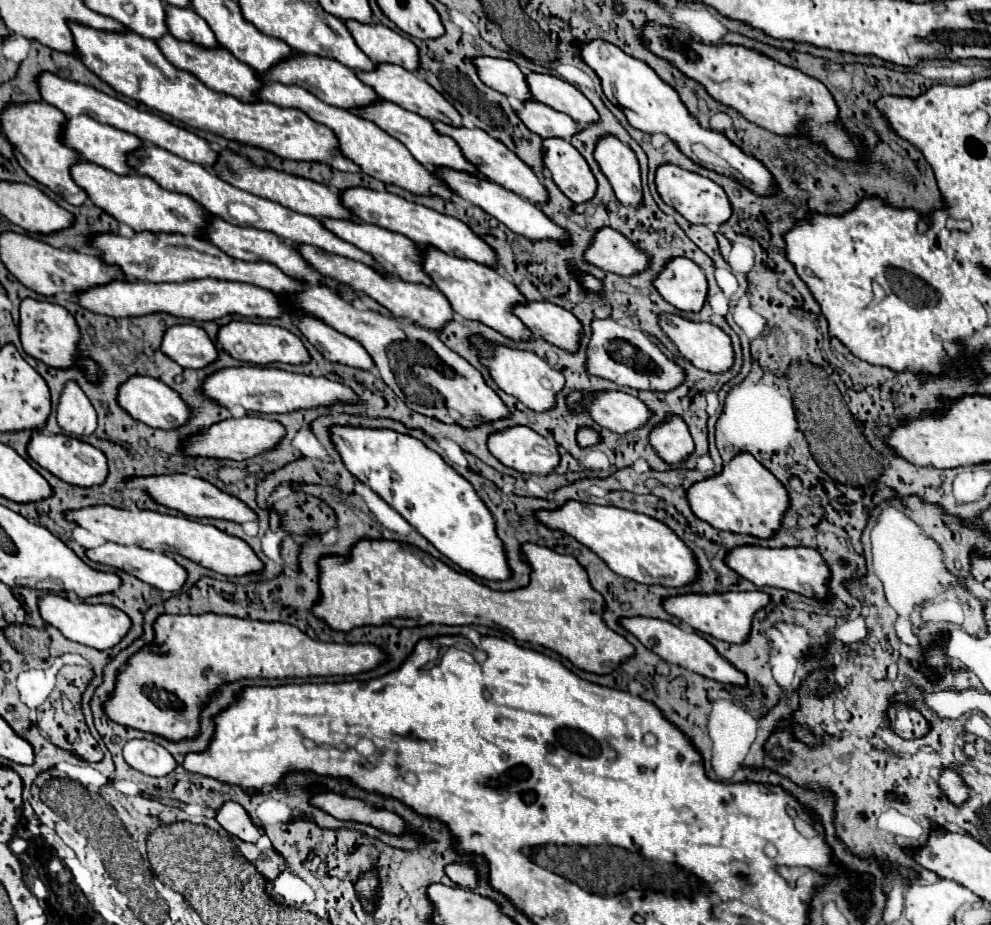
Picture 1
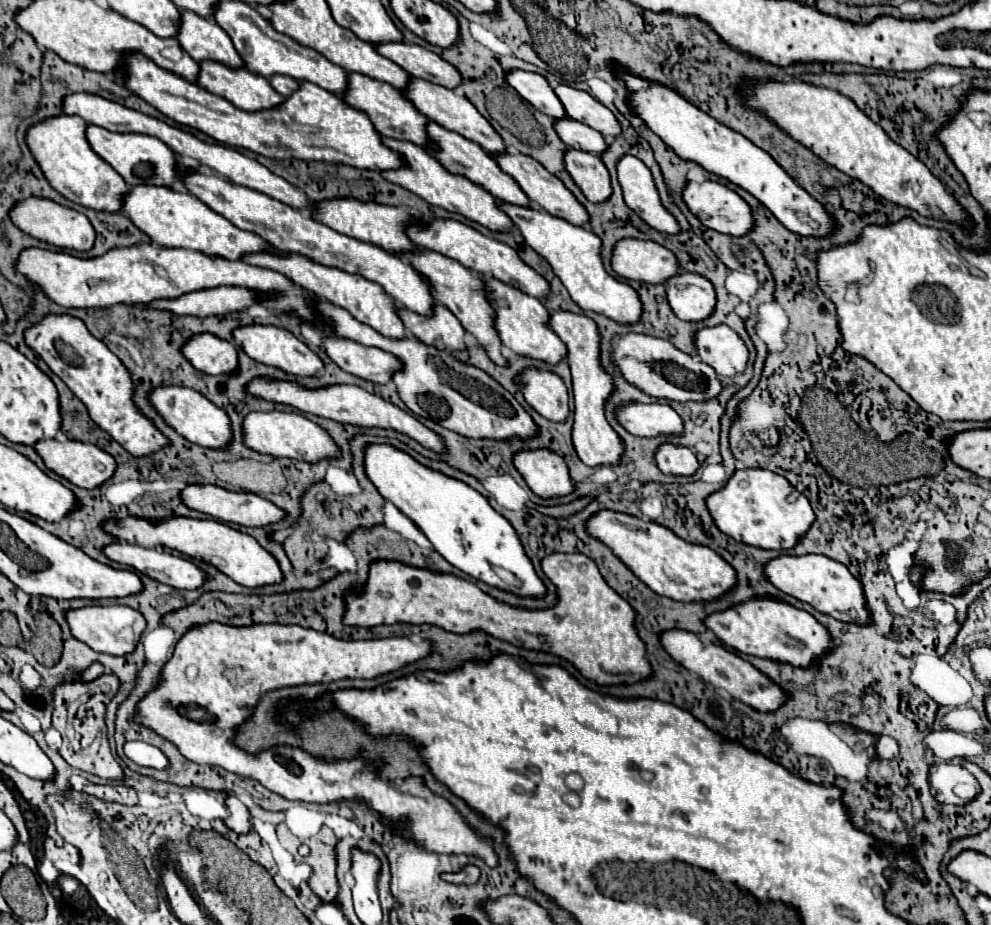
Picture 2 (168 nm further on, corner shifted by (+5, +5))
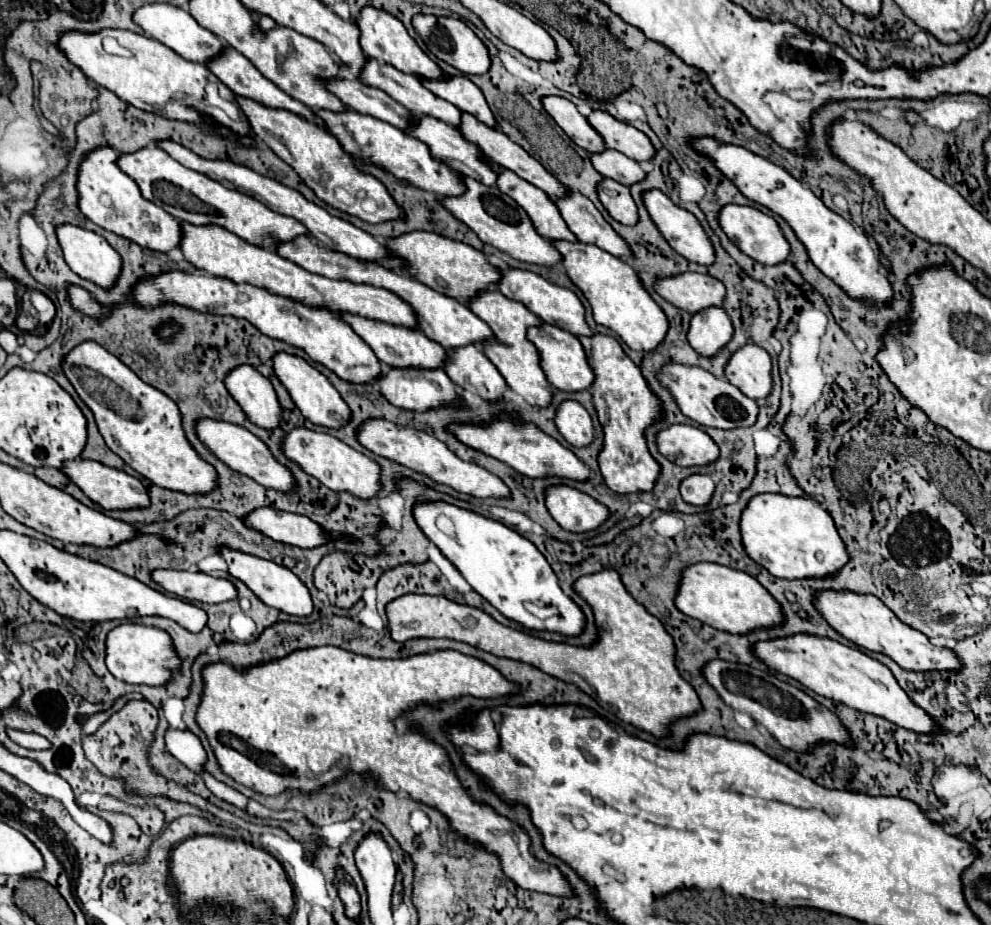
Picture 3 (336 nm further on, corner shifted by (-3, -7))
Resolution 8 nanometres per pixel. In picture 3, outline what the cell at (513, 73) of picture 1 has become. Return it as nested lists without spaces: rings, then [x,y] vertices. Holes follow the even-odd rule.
[[[545,97],[543,99],[545,111],[555,119],[555,123],[587,153],[601,153],[605,151],[603,137],[589,125],[587,117],[583,117],[577,107],[563,99],[563,97]]]

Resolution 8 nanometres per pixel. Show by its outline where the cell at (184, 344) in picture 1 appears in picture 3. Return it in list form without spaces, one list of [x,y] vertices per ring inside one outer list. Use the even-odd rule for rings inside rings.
[[[247,365],[237,367],[235,371],[231,371],[231,375],[227,375],[225,385],[251,423],[267,431],[281,425],[283,411],[277,393],[271,381],[259,371]]]

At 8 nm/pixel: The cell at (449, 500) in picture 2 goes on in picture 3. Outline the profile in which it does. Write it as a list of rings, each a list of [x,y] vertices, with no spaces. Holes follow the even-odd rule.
[[[449,503],[415,505],[415,519],[431,543],[435,543],[439,551],[459,569],[465,581],[507,619],[527,629],[559,633],[565,637],[579,637],[585,631],[587,621],[583,611],[569,595],[565,595],[551,565],[529,539],[511,531],[503,523],[485,519]],[[523,603],[555,607],[557,613],[553,617],[539,619],[531,615]]]

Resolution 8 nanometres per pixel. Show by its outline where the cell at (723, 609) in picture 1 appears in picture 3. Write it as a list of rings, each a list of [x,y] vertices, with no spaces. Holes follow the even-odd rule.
[[[793,635],[787,639],[759,641],[755,645],[755,655],[767,667],[793,677],[795,681],[803,683],[817,695],[829,697],[863,713],[879,715],[913,733],[921,735],[943,733],[943,729],[933,721],[933,717],[929,717],[923,707],[915,705],[909,699],[909,695],[899,687],[889,667],[885,667],[883,663],[865,655],[859,649],[851,649],[831,639],[815,639],[815,635]]]

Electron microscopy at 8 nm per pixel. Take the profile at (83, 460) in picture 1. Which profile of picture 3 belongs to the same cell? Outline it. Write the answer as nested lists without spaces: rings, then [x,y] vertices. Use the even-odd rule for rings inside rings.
[[[75,459],[71,463],[65,463],[63,471],[93,503],[101,505],[105,511],[113,511],[113,509],[119,509],[119,511],[145,509],[151,503],[145,485],[137,477],[127,475],[125,471],[119,471],[119,469],[113,469],[113,467],[103,467],[103,463],[85,461],[85,459]]]

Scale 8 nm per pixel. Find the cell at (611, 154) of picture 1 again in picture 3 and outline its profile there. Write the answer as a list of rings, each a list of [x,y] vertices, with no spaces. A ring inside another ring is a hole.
[[[647,191],[647,195],[643,195],[643,201],[645,201],[645,207],[647,207],[651,219],[655,219],[655,225],[659,227],[659,231],[663,231],[663,237],[667,239],[667,243],[671,243],[671,247],[679,255],[683,255],[685,259],[699,263],[699,265],[713,265],[715,263],[715,247],[693,213],[677,207],[661,191]]]

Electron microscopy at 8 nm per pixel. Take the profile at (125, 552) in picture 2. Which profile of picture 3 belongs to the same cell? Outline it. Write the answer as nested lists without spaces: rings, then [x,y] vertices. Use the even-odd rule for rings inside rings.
[[[153,571],[153,581],[167,593],[173,593],[187,601],[199,603],[223,603],[237,597],[237,589],[229,579],[211,577],[199,571]]]

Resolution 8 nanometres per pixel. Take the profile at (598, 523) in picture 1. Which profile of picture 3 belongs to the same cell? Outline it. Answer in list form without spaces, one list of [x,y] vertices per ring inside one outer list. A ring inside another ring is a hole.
[[[697,563],[687,567],[683,571],[681,591],[675,599],[675,605],[685,615],[699,619],[701,623],[707,623],[719,631],[735,635],[745,635],[757,629],[773,629],[785,623],[781,605],[757,579],[743,571],[717,563]]]

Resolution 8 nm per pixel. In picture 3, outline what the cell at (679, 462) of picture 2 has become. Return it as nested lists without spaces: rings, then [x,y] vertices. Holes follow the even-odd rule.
[[[691,475],[681,483],[681,497],[685,503],[705,507],[709,505],[715,491],[715,483],[709,475]]]

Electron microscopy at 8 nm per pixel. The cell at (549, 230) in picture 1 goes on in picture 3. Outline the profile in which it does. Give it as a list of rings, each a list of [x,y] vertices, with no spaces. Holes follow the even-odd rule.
[[[567,241],[553,245],[563,255],[563,267],[567,269],[567,275],[591,303],[593,317],[597,323],[615,331],[635,351],[653,351],[665,339],[669,331],[667,315],[645,291],[639,275],[629,263],[601,251],[595,245]]]

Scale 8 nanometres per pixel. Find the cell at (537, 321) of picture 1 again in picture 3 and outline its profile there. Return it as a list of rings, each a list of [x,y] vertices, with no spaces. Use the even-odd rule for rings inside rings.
[[[593,335],[579,339],[595,369],[595,383],[591,387],[593,403],[599,421],[605,431],[605,447],[599,455],[599,467],[609,489],[615,493],[639,493],[653,491],[655,481],[661,473],[661,465],[651,457],[647,449],[645,431],[657,421],[665,419],[665,409],[661,399],[649,389],[641,369],[625,355],[623,347],[607,335]]]

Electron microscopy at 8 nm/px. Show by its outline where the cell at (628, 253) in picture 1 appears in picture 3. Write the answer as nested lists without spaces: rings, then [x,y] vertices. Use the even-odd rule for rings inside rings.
[[[687,273],[675,279],[659,279],[659,293],[675,307],[699,313],[707,307],[723,307],[725,285],[709,275]]]

